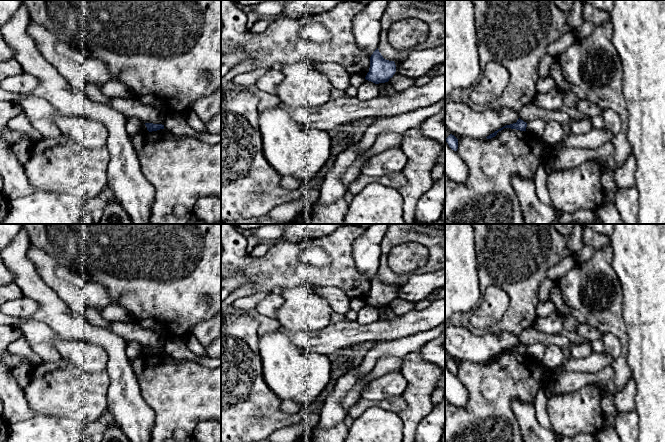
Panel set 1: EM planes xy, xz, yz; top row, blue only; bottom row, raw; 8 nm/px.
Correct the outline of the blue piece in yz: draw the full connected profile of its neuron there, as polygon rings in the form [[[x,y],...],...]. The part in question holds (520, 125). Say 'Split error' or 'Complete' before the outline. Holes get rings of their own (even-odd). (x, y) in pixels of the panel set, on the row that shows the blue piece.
Complete. [[[519,118],[516,123],[506,125],[506,126],[498,129],[497,131],[495,131],[494,133],[490,134],[486,138],[491,139],[491,138],[495,137],[497,135],[497,133],[499,131],[503,130],[504,128],[511,128],[511,129],[516,129],[516,130],[520,130],[520,131],[526,131],[526,127],[527,127],[527,123]]]

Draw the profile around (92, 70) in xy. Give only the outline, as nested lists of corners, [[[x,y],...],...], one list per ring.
[[[30,22],[27,32],[34,39],[43,57],[58,69],[74,90],[84,91],[89,83],[103,85],[114,79],[115,75],[100,59],[90,56],[82,63],[76,63],[60,56],[54,48],[56,37],[43,26]]]

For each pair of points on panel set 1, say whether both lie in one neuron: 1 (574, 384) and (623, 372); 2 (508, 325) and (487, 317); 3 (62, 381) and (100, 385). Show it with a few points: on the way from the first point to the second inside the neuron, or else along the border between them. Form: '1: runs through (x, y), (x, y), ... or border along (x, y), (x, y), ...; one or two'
1: border along (610, 365), (613, 369), (614, 389); two
2: border along (510, 300), (504, 315), (492, 326), (476, 327); two
3: runs through (71, 385), (91, 385); one

